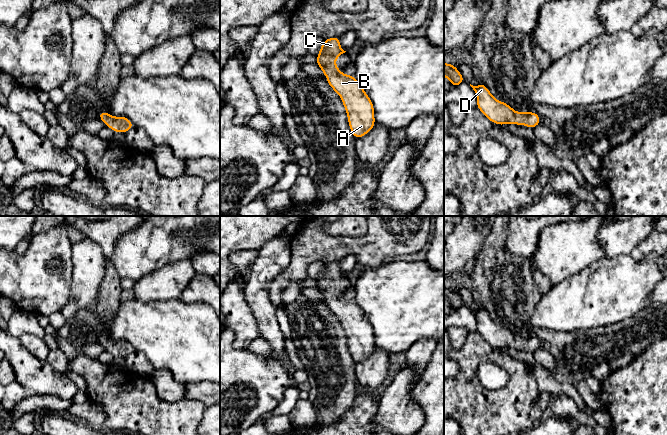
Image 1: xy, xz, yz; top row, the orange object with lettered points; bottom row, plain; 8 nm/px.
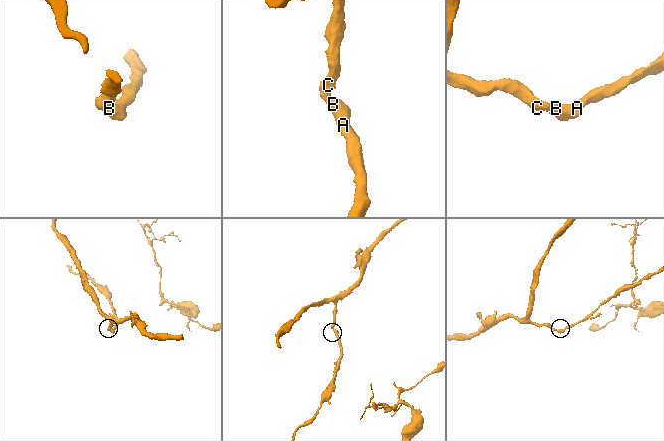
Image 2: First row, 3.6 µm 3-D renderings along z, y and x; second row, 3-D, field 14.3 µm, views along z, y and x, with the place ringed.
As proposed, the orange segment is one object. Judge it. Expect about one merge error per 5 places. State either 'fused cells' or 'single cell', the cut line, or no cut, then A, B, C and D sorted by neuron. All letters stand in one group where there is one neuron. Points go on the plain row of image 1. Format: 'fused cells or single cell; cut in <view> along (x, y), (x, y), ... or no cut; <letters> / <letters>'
single cell; no cut; A B C D

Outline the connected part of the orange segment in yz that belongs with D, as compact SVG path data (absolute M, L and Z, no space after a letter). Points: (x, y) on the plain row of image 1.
M482 306L478 310L471 308L470 310L477 320L477 333L491 346L500 350L503 348L525 349L532 354L542 347L536 336L515 336L505 326L495 323Z

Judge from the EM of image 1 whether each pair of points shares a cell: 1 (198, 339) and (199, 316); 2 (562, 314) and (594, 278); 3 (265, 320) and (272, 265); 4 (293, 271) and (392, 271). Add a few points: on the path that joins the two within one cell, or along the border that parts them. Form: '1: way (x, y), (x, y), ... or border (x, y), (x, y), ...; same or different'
1: way (198, 333), (198, 322); same
2: way (571, 305), (589, 287); same
3: way (261, 306), (260, 279); same
4: border (382, 263), (376, 267), (366, 268); different

